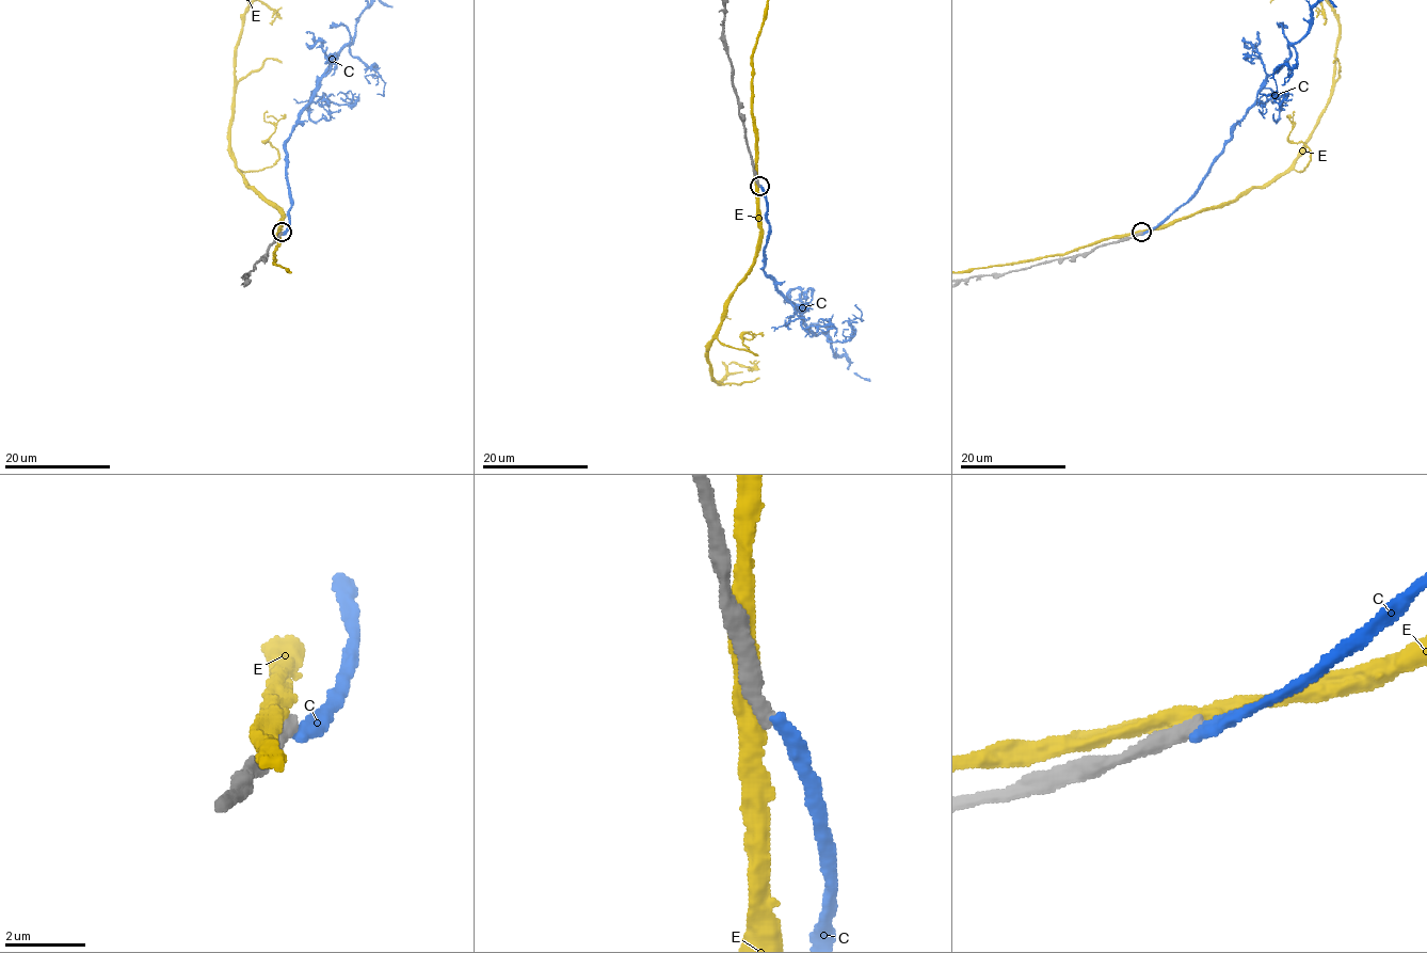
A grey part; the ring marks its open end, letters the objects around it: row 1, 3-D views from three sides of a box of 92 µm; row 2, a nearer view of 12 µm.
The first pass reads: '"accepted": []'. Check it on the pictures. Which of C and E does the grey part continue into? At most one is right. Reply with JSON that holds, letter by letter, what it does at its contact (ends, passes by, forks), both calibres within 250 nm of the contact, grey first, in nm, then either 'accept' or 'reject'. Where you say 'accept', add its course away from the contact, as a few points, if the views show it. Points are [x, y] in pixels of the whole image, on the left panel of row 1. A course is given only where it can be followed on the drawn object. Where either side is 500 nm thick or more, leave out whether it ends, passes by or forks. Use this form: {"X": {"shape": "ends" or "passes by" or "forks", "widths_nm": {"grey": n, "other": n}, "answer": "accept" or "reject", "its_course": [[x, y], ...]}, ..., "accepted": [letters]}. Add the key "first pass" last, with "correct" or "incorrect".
{"C": {"shape": "ends", "widths_nm": {"grey": 440, "other": 360}, "answer": "reject"}, "E": {"widths_nm": {"grey": 550, "other": 440}, "answer": "reject"}, "accepted": [], "first pass": "correct"}

